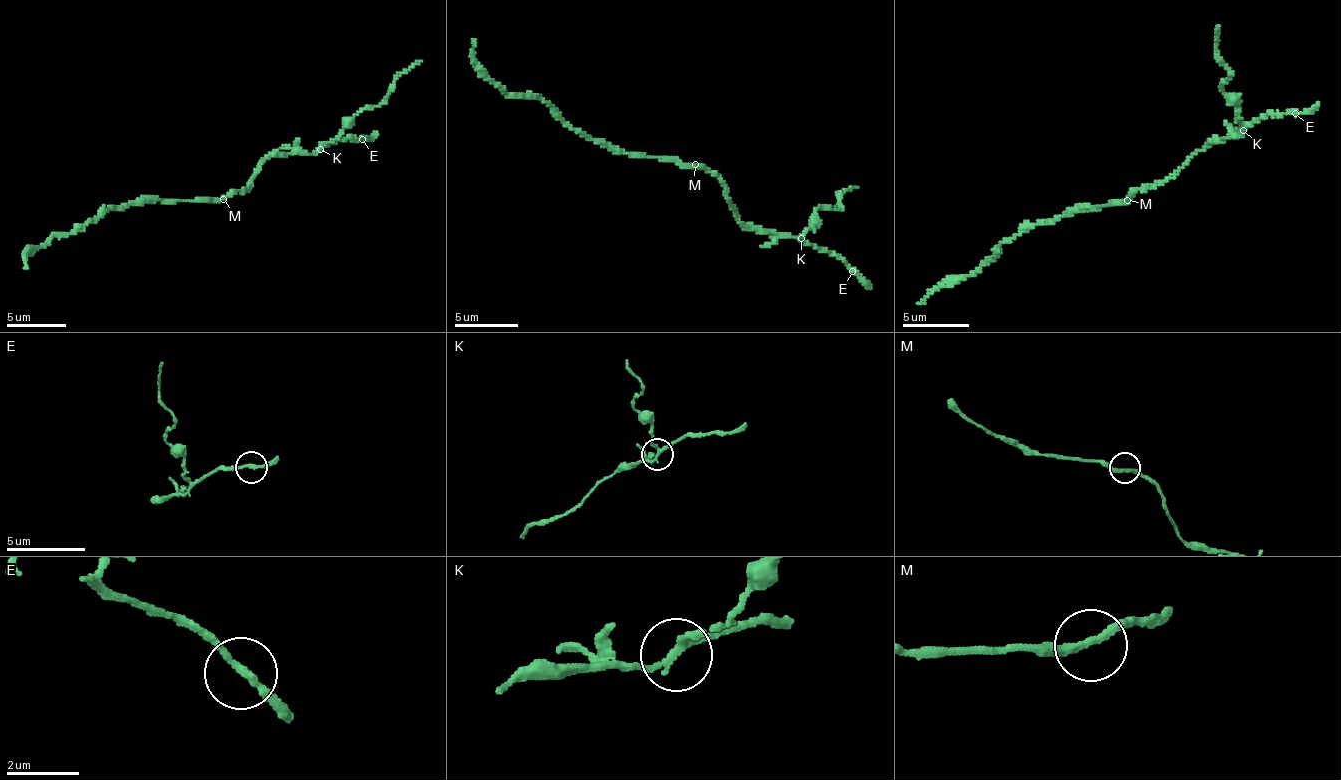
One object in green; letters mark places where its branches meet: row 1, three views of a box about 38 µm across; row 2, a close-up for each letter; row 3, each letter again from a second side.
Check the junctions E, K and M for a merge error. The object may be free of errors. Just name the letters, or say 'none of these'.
K

